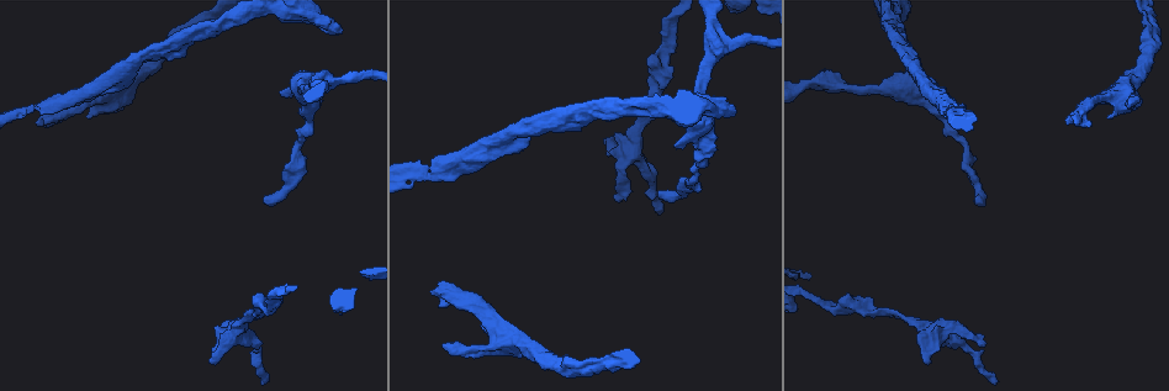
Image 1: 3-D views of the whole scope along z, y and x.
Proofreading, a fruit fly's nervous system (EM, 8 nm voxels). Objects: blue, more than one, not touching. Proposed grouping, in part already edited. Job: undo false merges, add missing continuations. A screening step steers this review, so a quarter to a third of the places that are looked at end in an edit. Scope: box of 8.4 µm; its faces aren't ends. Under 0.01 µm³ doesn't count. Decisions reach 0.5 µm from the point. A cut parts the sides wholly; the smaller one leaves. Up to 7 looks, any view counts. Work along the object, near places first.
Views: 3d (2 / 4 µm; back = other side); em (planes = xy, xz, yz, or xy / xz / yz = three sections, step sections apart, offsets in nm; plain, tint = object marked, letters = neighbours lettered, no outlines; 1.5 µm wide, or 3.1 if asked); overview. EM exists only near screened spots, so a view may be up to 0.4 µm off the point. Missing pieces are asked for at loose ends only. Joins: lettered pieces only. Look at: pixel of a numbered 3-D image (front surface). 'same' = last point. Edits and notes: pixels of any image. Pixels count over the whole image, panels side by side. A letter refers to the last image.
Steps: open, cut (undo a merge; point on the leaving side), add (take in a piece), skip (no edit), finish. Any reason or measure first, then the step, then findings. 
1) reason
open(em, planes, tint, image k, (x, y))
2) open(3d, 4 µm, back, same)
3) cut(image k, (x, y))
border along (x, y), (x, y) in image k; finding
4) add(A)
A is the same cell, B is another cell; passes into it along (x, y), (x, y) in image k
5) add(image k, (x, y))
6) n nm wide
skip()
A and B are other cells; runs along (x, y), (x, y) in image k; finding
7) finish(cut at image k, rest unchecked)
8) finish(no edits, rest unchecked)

open(em, planes, letters, image 1, (980, 199))

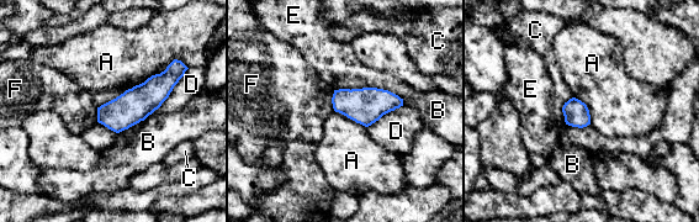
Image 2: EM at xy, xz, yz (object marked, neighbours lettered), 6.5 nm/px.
skip()
A, B, C, D, E and F are other cells; border along (189, 68), (169, 96), (152, 112) in image 2; none of them fits

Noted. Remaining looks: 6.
an open end
open(em, xy, step 4, tint, image 1, (279, 92))

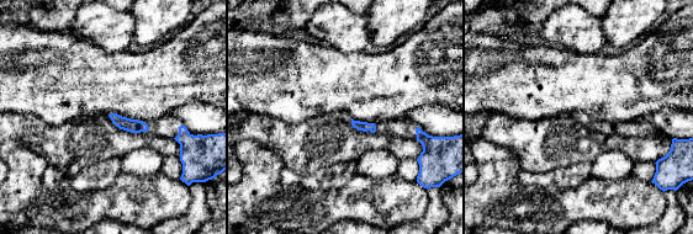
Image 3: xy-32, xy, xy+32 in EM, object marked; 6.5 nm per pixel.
open(em, yz, step 4, letters, same)

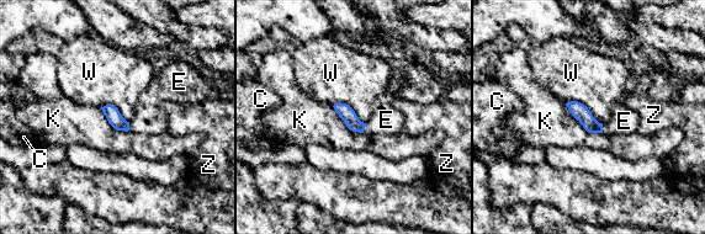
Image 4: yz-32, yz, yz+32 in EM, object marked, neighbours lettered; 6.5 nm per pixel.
add(E)
E is the same cell, C, K, W and Z are other cells; passes into it along (346, 113), (364, 128), (386, 120) in image 4; it goes on there

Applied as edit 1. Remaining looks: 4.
branch stops here
open(em, xz, step 4, letters, image 1, (736, 111))

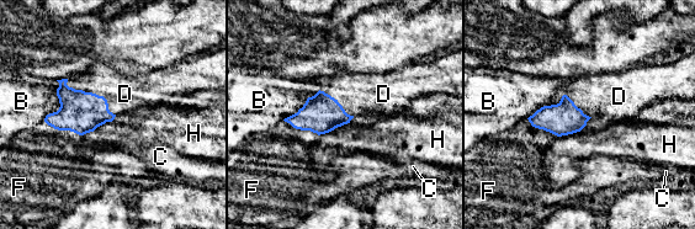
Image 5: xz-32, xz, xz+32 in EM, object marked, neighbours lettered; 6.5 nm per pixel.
open(em, planes, letters, same)

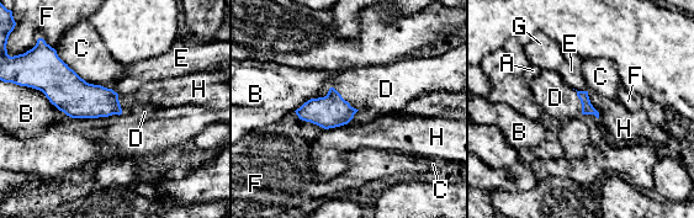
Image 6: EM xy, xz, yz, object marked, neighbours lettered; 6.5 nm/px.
add(D)
D is the same cell, A, B, C, E, F, G and H are other cells; passes into it along (330, 111), (344, 100), (380, 88) in image 6; the cell continues

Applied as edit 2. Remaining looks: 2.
finish(add at image 4, add at image 6, rest unchecked)

